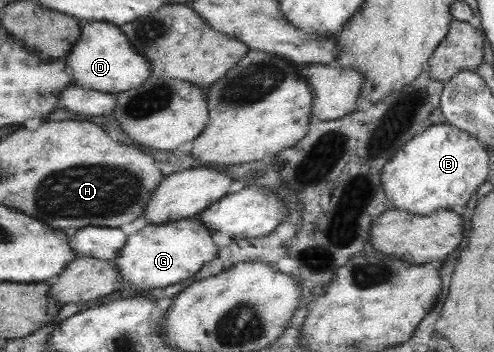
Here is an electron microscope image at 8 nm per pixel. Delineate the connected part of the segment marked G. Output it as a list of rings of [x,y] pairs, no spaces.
[[[189,217],[165,224],[147,223],[134,234],[125,238],[125,244],[113,260],[120,271],[120,286],[127,284],[135,290],[161,288],[177,284],[199,272],[205,262],[217,256],[217,245],[212,241],[212,231],[204,226],[200,218]]]

